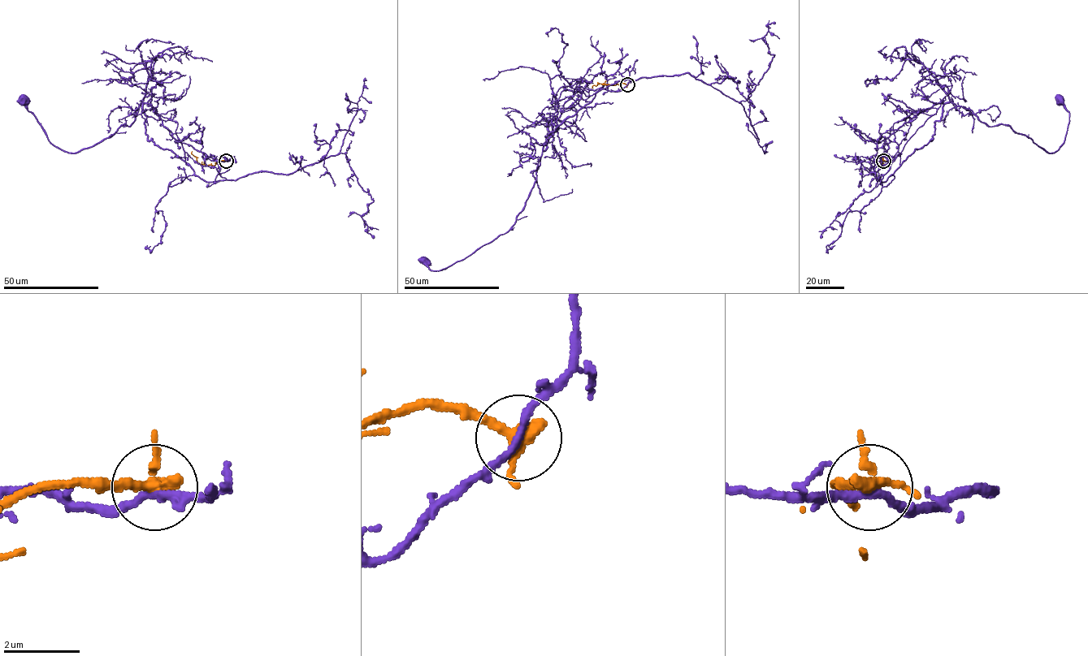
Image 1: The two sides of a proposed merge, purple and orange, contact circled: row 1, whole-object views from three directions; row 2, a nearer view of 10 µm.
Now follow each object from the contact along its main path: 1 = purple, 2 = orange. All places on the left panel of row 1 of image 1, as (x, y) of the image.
1: (226, 161), (175, 140), (141, 102), (129, 127), (66, 152), (23, 99)
2: (226, 161), (218, 161), (214, 166), (201, 165), (192, 151)

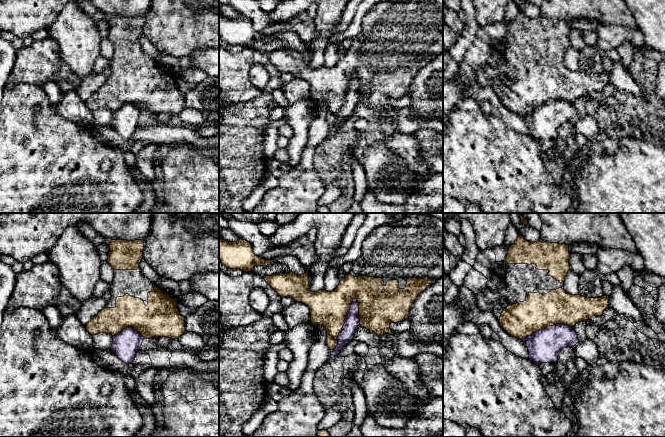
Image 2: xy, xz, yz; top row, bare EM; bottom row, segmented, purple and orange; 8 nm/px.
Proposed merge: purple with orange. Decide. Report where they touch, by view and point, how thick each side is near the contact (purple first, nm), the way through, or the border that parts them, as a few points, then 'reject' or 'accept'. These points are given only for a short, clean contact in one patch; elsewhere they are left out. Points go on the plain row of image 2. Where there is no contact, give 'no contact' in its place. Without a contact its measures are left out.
contact xz (344, 100); calibres 130 and 280 nm; reject

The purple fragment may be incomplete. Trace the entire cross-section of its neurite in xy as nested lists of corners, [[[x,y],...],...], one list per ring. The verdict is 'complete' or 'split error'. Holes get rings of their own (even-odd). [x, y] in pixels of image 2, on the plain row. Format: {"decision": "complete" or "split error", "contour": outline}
{"decision": "complete", "contour": [[[127,103],[113,112],[112,127],[124,139],[133,139],[144,113],[134,104]]]}

